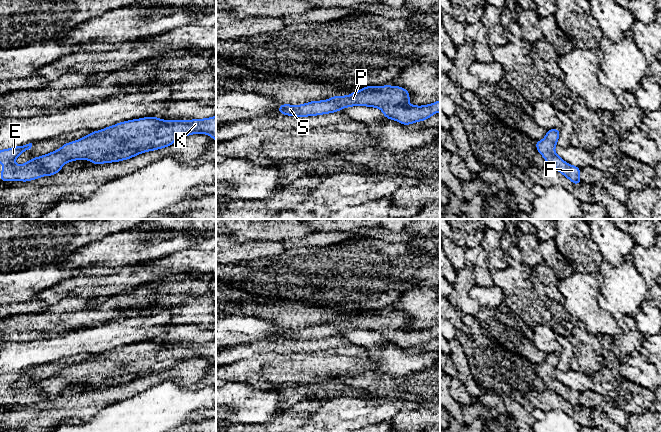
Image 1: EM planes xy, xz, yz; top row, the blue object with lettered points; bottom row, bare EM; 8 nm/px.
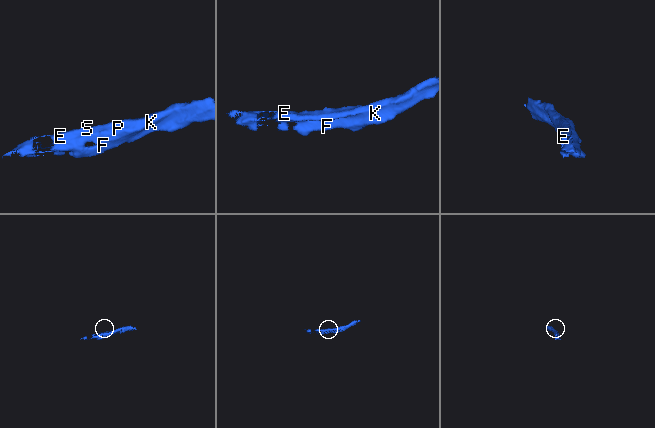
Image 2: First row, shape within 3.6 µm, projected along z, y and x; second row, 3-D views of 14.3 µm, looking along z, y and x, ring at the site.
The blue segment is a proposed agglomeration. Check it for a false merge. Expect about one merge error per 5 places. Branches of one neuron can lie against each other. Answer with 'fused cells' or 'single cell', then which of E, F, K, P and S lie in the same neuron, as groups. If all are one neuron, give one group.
single cell; groups E F K P S

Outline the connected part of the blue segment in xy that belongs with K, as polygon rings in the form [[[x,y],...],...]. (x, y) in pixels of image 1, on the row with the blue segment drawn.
[[[216,116],[188,121],[171,121],[161,120],[157,117],[145,117],[120,122],[100,131],[93,131],[91,134],[74,142],[65,143],[60,149],[40,157],[32,158],[27,163],[21,165],[16,165],[14,160],[25,150],[31,149],[32,143],[0,150],[0,164],[5,165],[0,173],[1,182],[27,182],[41,178],[44,175],[53,176],[61,171],[63,165],[74,160],[86,159],[95,165],[123,161],[144,152],[170,146],[179,138],[189,136],[190,134],[209,134],[216,141]]]

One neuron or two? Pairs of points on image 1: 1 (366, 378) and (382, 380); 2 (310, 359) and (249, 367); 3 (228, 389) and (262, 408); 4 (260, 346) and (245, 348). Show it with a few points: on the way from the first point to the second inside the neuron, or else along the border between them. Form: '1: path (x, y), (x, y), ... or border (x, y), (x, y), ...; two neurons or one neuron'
1: path (370, 380), (378, 380); one neuron
2: path (295, 362), (264, 362); one neuron
3: path (236, 397), (244, 404), (254, 405); one neuron
4: path (256, 347), (249, 348); one neuron

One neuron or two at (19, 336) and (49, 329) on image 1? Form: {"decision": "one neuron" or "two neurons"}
{"decision": "one neuron"}

